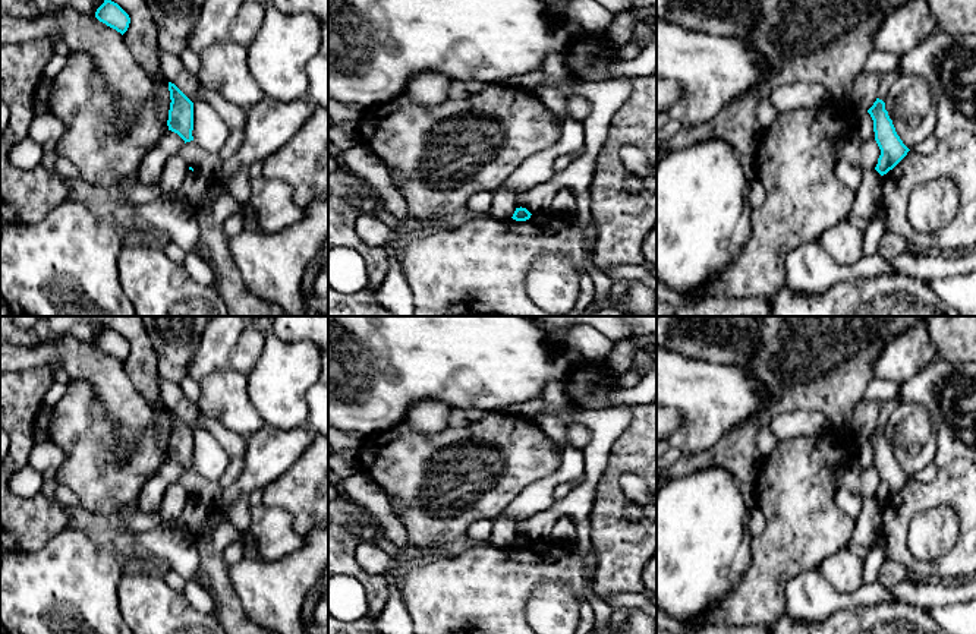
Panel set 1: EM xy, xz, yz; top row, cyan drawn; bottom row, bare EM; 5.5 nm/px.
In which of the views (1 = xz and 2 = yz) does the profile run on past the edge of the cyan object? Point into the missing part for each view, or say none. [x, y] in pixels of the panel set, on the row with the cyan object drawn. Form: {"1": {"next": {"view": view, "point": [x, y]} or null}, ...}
{"1": {"next": null}, "2": {"next": null}}

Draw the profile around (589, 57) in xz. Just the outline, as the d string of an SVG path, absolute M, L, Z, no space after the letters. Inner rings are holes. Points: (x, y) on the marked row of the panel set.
M589 31L572 41L572 47L563 54L567 64L586 82L599 82L611 79L608 67L620 60L620 50L617 45L614 54L610 53L608 44L601 41L598 31Z

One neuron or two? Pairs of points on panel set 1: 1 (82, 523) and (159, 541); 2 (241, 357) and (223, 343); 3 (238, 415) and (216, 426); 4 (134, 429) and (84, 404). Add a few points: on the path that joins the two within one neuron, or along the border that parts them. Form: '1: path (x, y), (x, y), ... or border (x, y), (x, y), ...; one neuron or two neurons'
1: path (101, 526), (113, 526), (123, 536), (139, 539); one neuron
2: border (244, 331), (229, 365); two neurons
3: border (195, 403), (205, 415), (245, 438); two neurons
4: border (93, 391), (116, 423), (119, 453); two neurons

